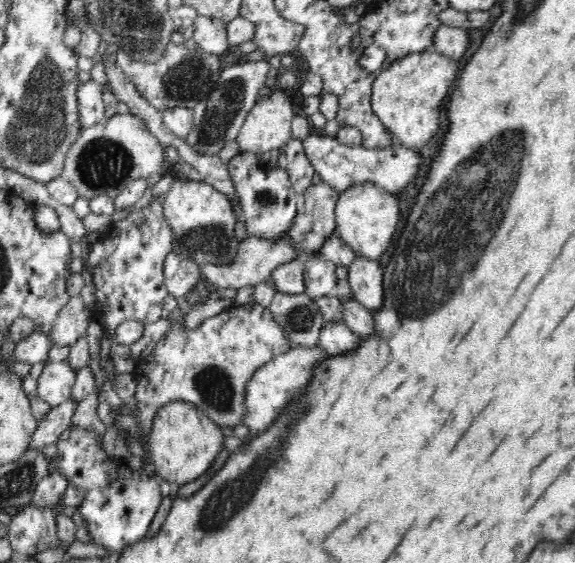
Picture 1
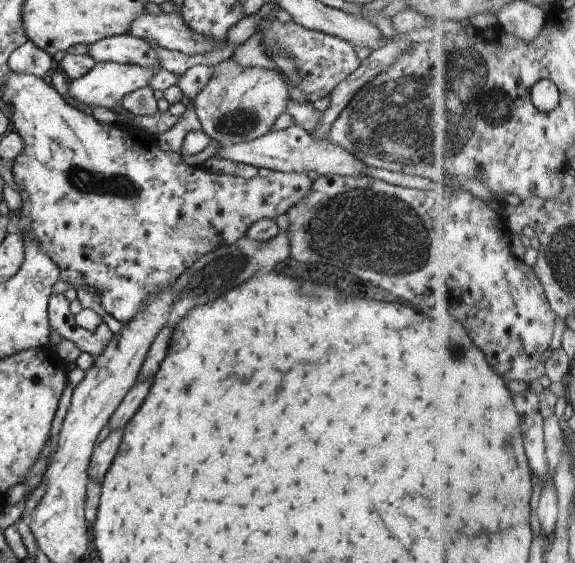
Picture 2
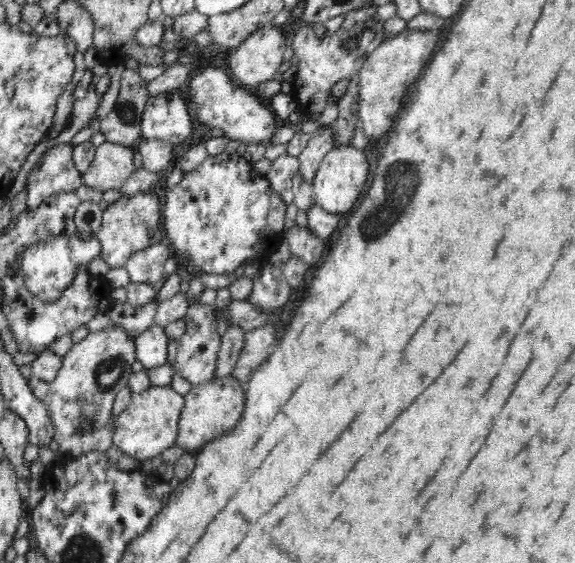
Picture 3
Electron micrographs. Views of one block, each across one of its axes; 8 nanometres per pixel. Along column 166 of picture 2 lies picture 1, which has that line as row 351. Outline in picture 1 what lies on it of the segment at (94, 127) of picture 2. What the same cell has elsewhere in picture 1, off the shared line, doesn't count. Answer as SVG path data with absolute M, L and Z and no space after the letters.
M256 302L232 306L227 311L222 311L220 314L208 318L208 320L203 320L194 329L182 329L183 322L184 319L181 317L179 319L174 317L174 324L171 329L160 338L151 353L137 361L135 372L131 375L135 382L138 382L135 388L135 399L139 402L137 404L137 410L139 410L137 416L130 415L123 402L121 414L118 416L112 414L113 419L115 417L114 424L119 435L126 442L126 446L128 446L128 440L131 442L138 441L139 444L148 442L156 411L162 405L174 402L174 400L190 402L200 411L206 413L221 428L225 426L234 428L243 424L246 383L251 379L253 372L256 372L263 364L290 350L289 338L274 320L269 307Z

